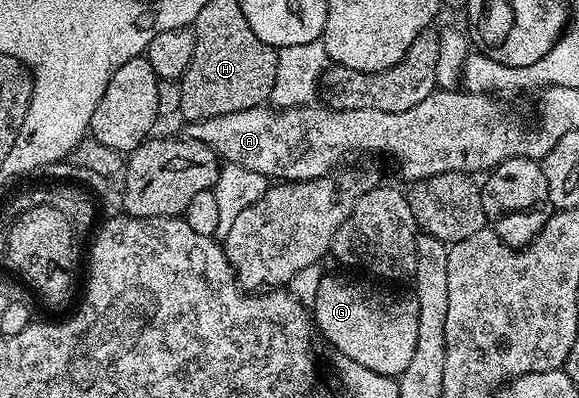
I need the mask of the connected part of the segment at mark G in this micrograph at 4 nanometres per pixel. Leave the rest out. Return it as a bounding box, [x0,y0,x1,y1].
[311,274,419,377]

